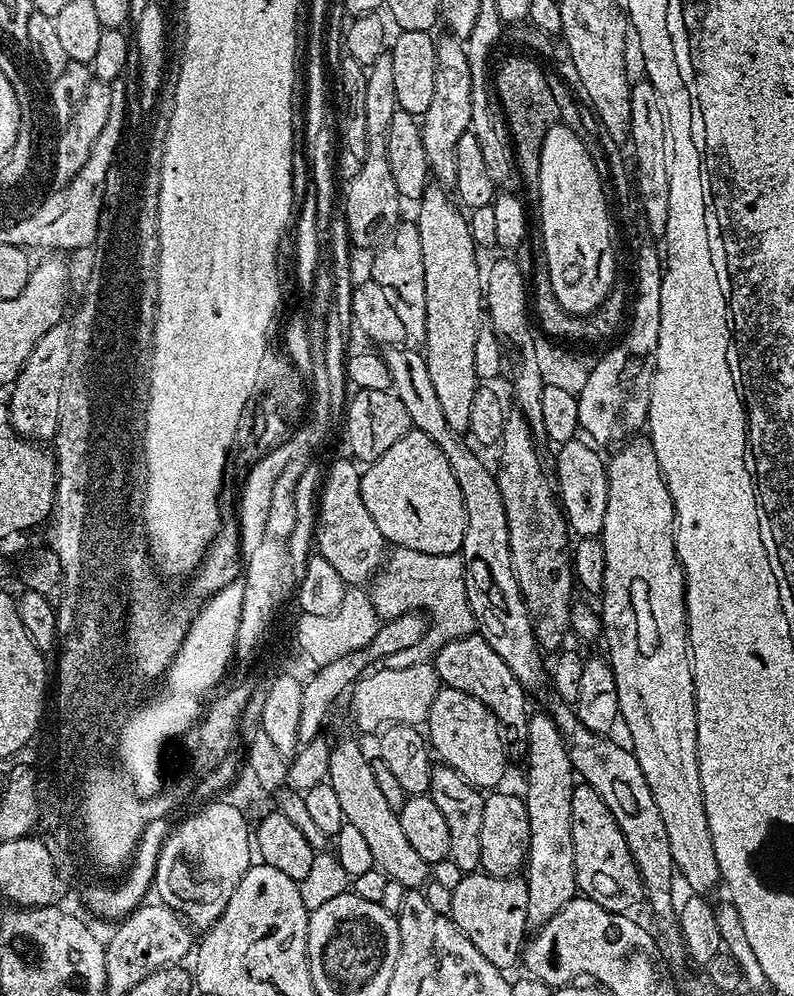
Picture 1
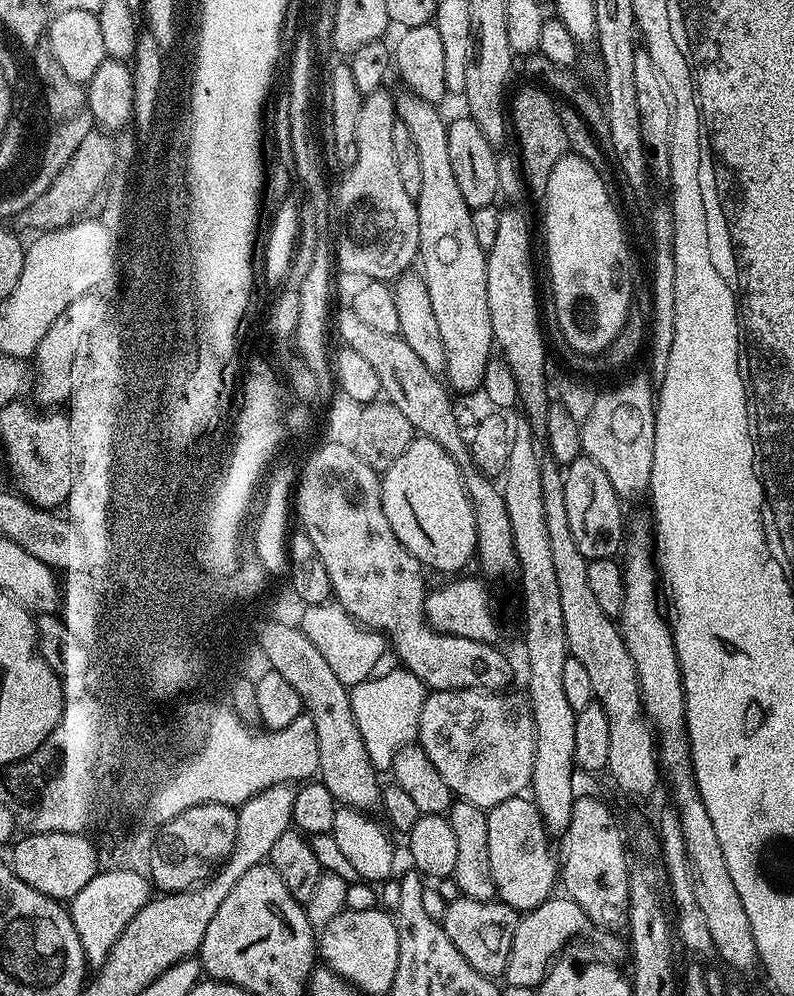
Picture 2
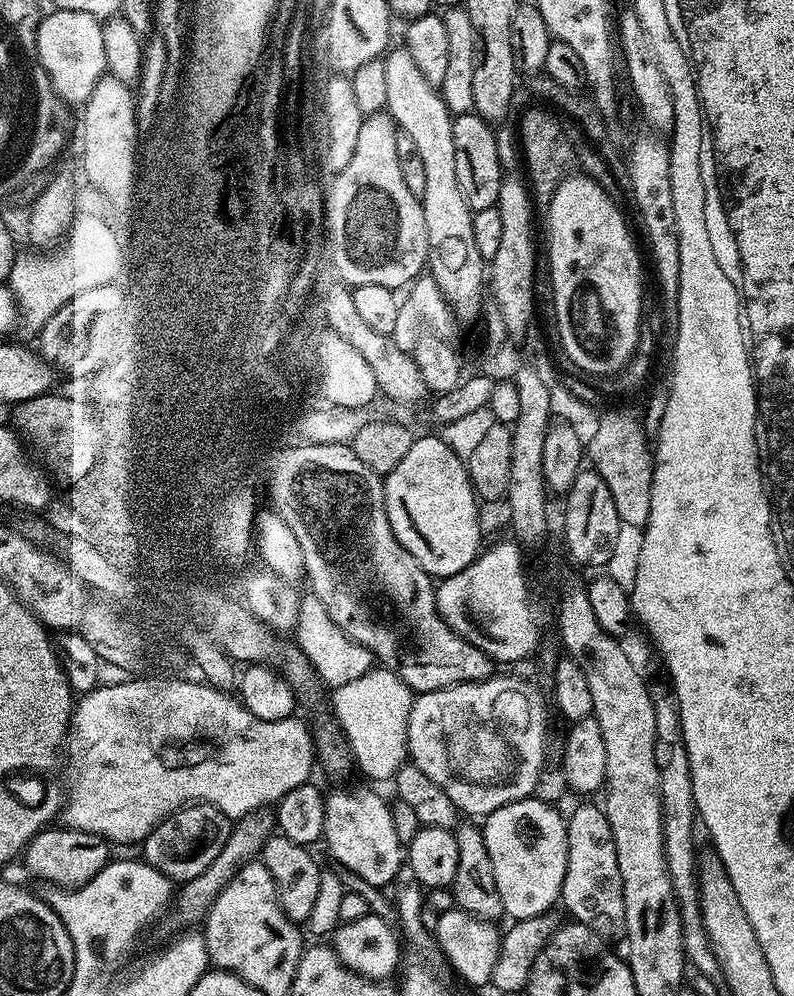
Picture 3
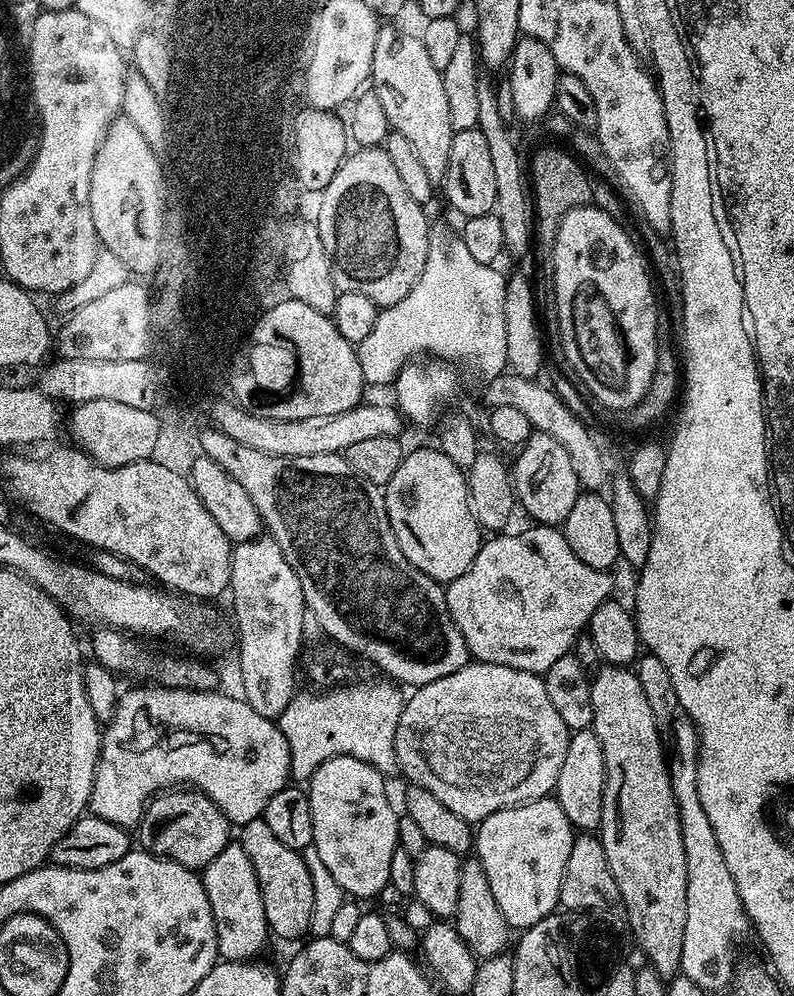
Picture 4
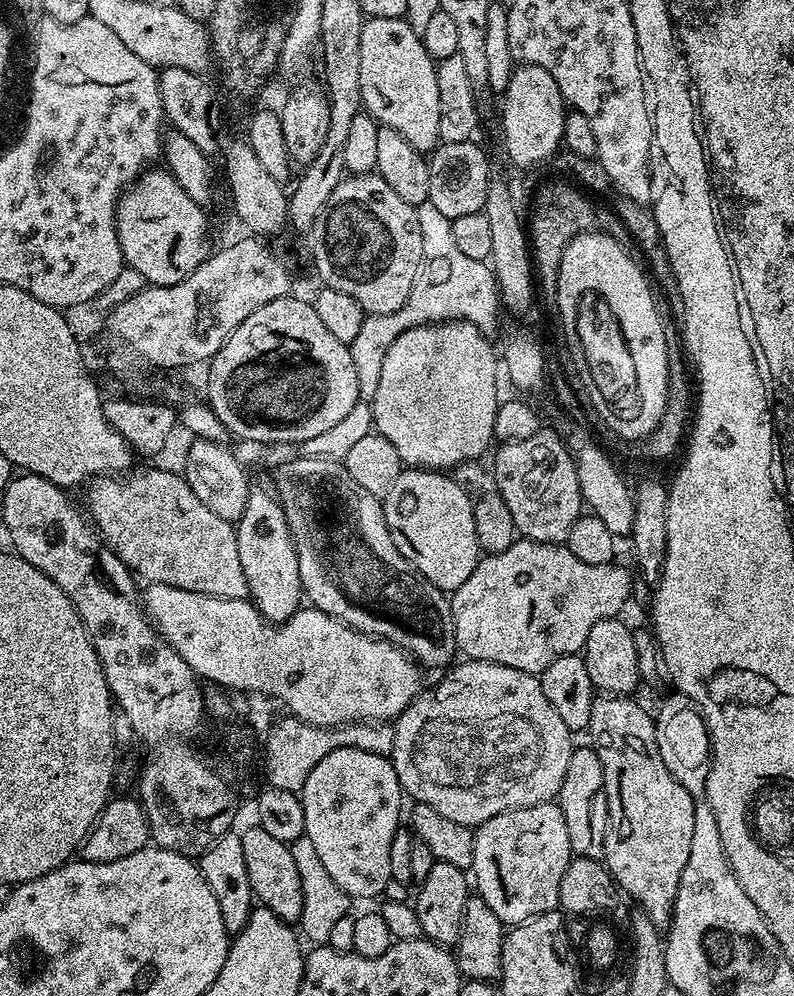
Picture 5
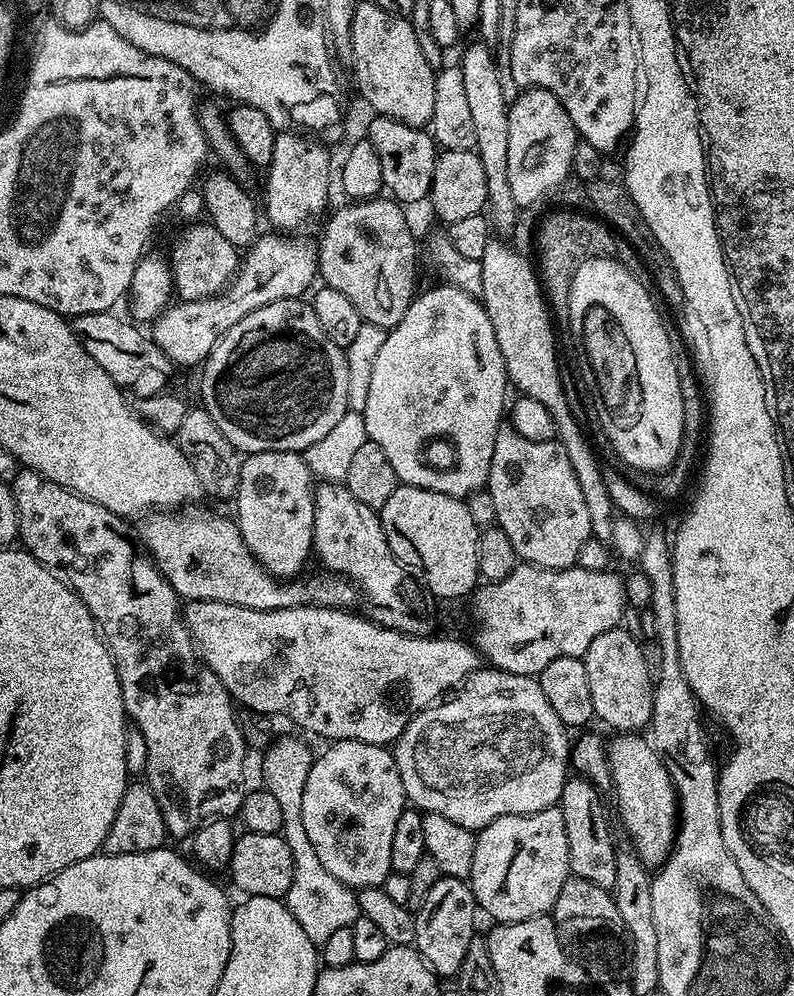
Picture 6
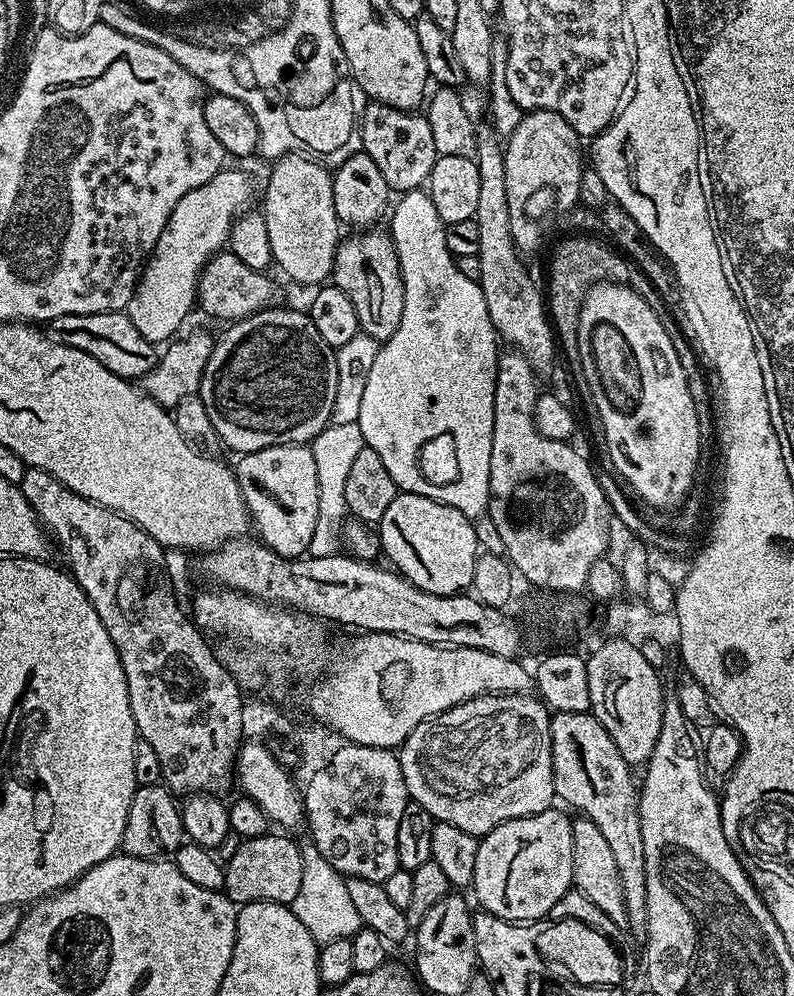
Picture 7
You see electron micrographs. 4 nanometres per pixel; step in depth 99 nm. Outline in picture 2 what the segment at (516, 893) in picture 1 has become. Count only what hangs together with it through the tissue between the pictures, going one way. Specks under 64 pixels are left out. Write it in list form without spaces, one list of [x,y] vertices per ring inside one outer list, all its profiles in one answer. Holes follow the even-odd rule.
[[[460,895],[443,909],[442,923],[446,934],[450,934],[450,942],[458,946],[462,958],[474,966],[483,976],[496,978],[503,973],[506,962],[510,958],[510,946],[514,938],[514,930],[518,913],[509,904],[500,903],[499,899],[472,900]]]

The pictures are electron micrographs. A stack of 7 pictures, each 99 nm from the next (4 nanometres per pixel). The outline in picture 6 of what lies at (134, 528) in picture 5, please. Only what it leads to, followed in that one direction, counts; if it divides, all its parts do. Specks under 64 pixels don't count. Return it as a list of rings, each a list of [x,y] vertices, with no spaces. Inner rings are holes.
[[[153,510],[147,513],[139,521],[138,536],[157,570],[166,578],[166,582],[170,582],[177,596],[185,601],[230,602],[250,610],[296,608],[300,604],[348,610],[353,607],[352,603],[357,603],[355,587],[342,576],[305,575],[303,578],[281,580],[271,576],[246,546],[235,519],[228,517],[227,520],[212,512],[188,512],[185,516],[182,513],[180,510]]]

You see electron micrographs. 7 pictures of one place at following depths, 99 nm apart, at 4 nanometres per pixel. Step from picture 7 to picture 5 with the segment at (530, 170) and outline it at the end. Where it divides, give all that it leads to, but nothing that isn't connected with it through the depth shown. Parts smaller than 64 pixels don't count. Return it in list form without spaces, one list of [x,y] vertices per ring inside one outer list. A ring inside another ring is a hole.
[[[520,64],[510,78],[502,101],[504,109],[500,112],[500,124],[504,127],[504,148],[518,167],[540,164],[561,151],[566,105],[558,82],[554,82],[547,70],[537,64]]]

